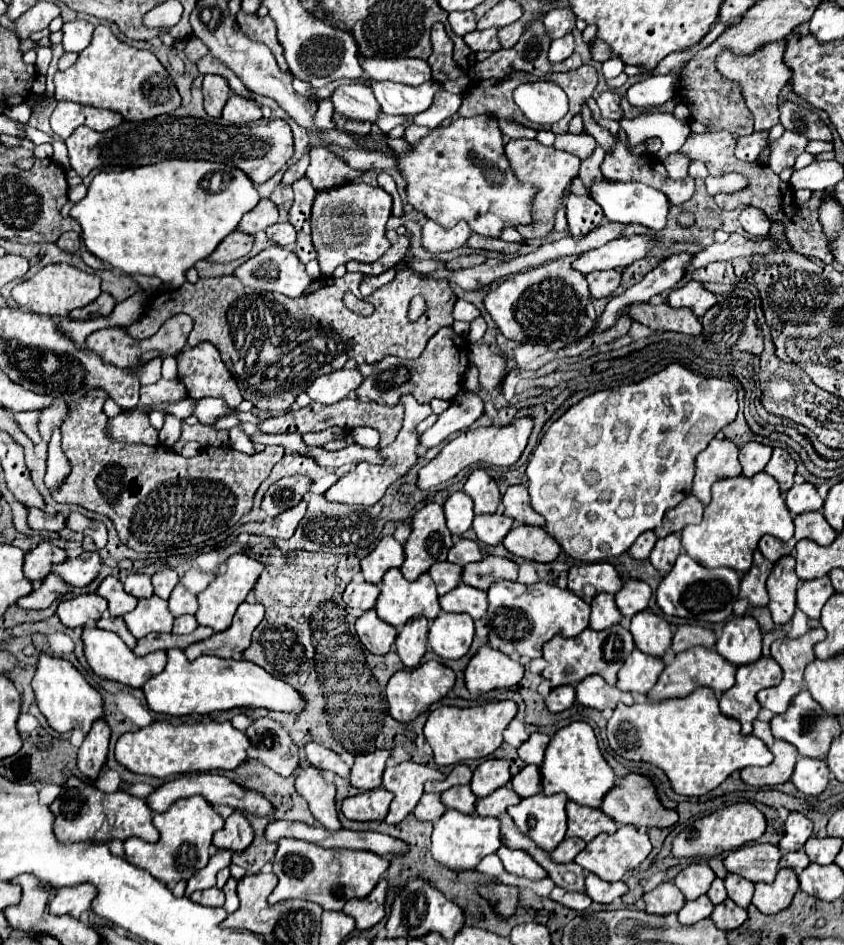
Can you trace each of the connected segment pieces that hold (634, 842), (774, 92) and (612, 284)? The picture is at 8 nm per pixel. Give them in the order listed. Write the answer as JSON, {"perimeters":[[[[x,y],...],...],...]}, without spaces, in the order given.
{"perimeters":[[[[621,825],[615,833],[611,833],[611,835],[601,833],[593,841],[589,841],[587,847],[575,857],[575,863],[605,881],[621,881],[625,873],[637,869],[647,859],[651,849],[653,849],[653,845],[649,841],[647,831],[643,831],[635,825]]],[[[787,37],[783,41],[771,41],[771,45],[763,45],[763,49],[757,49],[755,53],[747,55],[737,55],[737,53],[719,53],[717,57],[717,71],[727,77],[729,81],[735,81],[739,87],[743,87],[743,99],[749,107],[749,111],[755,117],[755,131],[771,129],[773,125],[779,123],[779,91],[783,85],[791,79],[791,69],[783,65],[783,47],[787,45]]],[[[595,271],[587,275],[587,283],[589,283],[589,291],[591,297],[595,299],[603,299],[609,297],[621,283],[621,271]]]]}

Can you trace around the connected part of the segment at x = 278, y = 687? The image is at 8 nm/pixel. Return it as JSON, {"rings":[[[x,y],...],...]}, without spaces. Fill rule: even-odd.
{"rings":[[[169,649],[167,655],[169,661],[165,669],[143,685],[147,705],[157,713],[181,717],[191,713],[207,715],[233,707],[265,707],[271,711],[297,715],[303,709],[305,699],[301,693],[297,693],[297,689],[291,689],[291,685],[285,685],[285,681],[271,677],[271,673],[251,661],[235,661],[215,655],[203,655],[197,661],[187,661],[183,649]]]}

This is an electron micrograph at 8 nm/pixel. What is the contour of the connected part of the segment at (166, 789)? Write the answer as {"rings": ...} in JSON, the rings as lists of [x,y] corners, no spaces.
{"rings":[[[203,773],[203,775],[187,775],[187,777],[179,777],[175,781],[169,781],[165,785],[161,785],[159,789],[155,789],[149,797],[147,797],[147,805],[157,811],[163,813],[169,809],[169,805],[181,797],[191,797],[191,795],[201,795],[205,797],[211,805],[227,805],[239,813],[255,813],[257,817],[273,817],[275,815],[275,807],[271,805],[271,801],[265,801],[261,793],[255,793],[253,789],[243,789],[241,785],[235,785],[233,781],[229,781],[223,775],[215,775],[215,773]]]}

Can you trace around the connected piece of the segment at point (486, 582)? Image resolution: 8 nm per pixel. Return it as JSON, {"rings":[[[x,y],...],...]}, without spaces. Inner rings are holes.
{"rings":[[[485,555],[483,561],[463,567],[465,585],[477,587],[477,589],[489,589],[489,585],[497,579],[517,581],[517,563],[511,559],[505,559],[505,557]]]}

